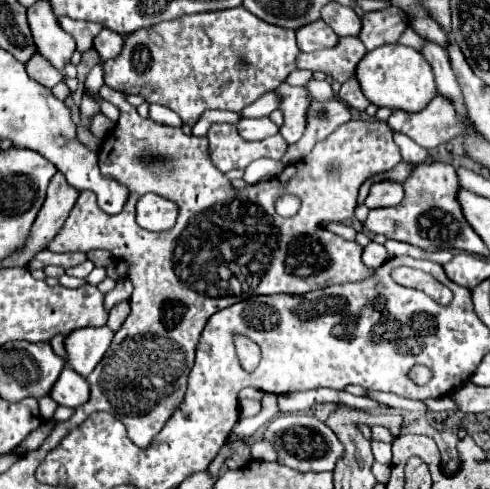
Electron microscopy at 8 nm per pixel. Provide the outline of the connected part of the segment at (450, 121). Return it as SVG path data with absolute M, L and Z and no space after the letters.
M436 95L424 111L394 111L388 119L388 125L392 131L408 135L412 141L424 145L426 149L450 141L468 127L458 119L454 103L442 95Z

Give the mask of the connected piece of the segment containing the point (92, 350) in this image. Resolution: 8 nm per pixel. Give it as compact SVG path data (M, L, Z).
M110 327L80 329L76 333L70 333L64 341L66 353L68 353L68 365L74 371L78 371L82 377L86 377L104 357L112 337L114 337L114 331Z

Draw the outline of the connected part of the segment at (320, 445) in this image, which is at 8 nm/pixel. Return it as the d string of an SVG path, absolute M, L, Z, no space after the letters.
M282 413L270 421L270 429L266 429L264 439L270 439L276 445L278 463L296 471L334 471L336 461L344 455L344 445L334 431L312 415Z

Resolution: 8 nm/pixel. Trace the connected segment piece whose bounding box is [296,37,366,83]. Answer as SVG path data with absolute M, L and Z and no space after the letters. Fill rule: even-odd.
M342 37L336 49L322 49L320 53L300 53L296 57L296 67L322 71L330 79L346 83L356 75L356 65L364 55L366 47L358 37Z

